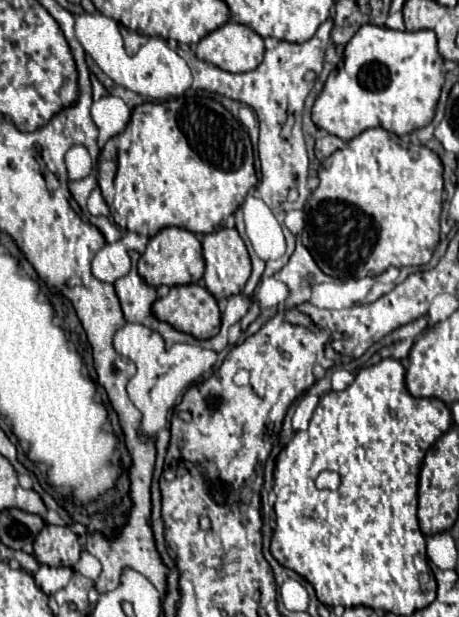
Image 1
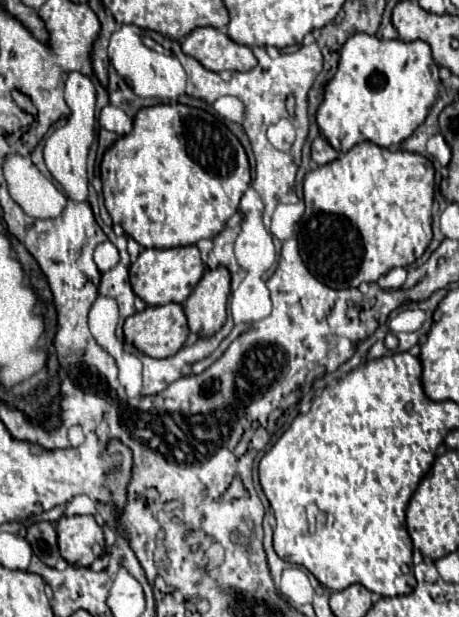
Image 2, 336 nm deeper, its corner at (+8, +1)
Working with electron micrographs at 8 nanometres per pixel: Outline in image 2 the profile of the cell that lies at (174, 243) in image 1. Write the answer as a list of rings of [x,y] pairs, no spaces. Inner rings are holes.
[[[196,245],[170,247],[170,249],[144,249],[138,255],[138,261],[130,265],[130,283],[134,293],[146,305],[164,305],[164,303],[182,303],[188,299],[196,283],[204,273],[200,251]]]

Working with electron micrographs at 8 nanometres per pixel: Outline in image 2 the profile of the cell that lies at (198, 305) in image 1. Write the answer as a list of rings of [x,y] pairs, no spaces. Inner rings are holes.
[[[166,303],[166,305],[158,305],[158,307],[146,307],[140,313],[130,315],[124,321],[124,337],[126,341],[130,341],[132,345],[136,345],[142,353],[156,357],[156,359],[164,359],[164,357],[172,357],[176,355],[186,339],[188,339],[188,321],[184,315],[184,307],[180,303]]]

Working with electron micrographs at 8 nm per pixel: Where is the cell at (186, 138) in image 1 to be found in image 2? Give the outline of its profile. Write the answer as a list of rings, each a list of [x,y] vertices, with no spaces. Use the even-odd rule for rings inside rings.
[[[154,105],[140,109],[134,117],[132,131],[118,137],[104,153],[100,179],[104,205],[112,221],[142,247],[168,249],[212,239],[224,229],[228,219],[238,211],[240,197],[250,185],[250,165],[238,137],[220,117],[188,105]]]

